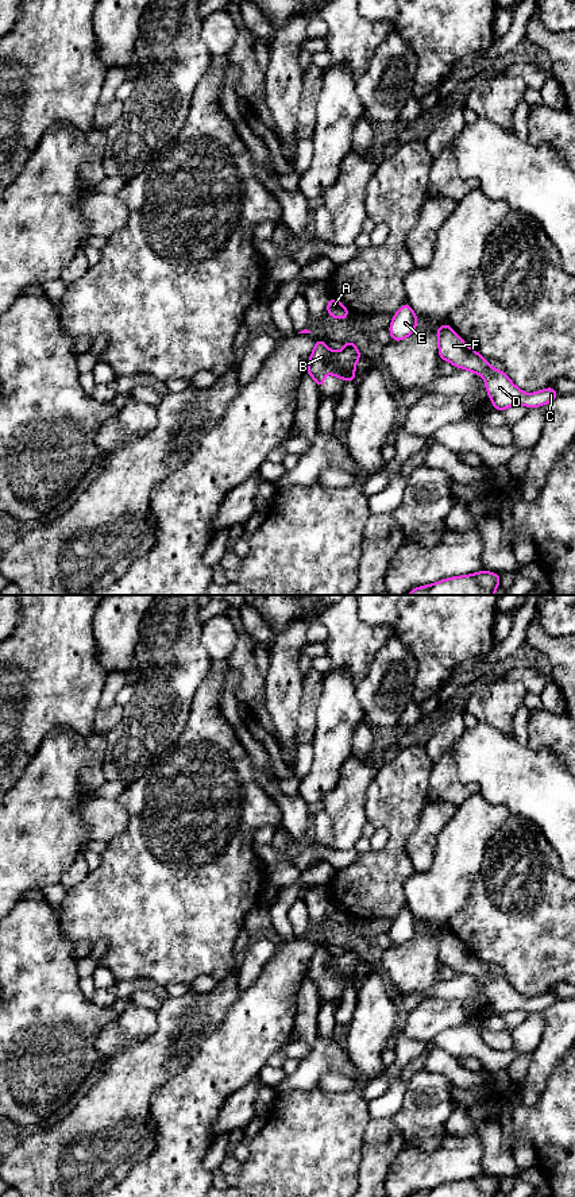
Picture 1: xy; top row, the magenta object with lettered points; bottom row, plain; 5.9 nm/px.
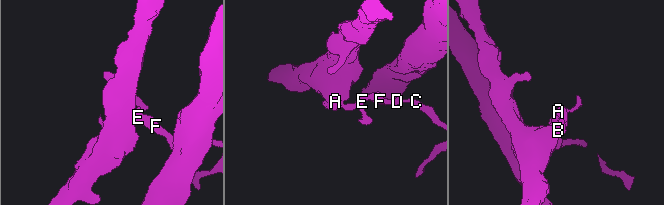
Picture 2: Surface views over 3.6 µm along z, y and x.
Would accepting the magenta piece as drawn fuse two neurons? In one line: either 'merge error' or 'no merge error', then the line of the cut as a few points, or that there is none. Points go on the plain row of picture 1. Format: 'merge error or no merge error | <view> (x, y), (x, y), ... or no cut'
no merge error | no cut

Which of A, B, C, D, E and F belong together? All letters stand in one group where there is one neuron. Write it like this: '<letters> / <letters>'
A B C D E F

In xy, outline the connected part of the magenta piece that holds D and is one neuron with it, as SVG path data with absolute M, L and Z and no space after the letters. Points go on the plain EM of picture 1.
M444 928L437 932L437 949L439 959L441 965L451 966L456 973L463 973L472 976L475 980L482 980L485 982L486 996L495 1015L505 1015L506 1012L514 1009L525 1009L529 1013L547 1009L553 1005L560 999L553 992L547 992L544 995L528 999L521 996L502 974L495 974L490 970L489 965L481 961L475 954L472 954L451 931Z

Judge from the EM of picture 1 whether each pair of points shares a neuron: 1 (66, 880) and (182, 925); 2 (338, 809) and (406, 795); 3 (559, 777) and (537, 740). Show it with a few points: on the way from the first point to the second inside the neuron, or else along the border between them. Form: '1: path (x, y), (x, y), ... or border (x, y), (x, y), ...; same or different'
1: border (89, 871), (81, 880), (68, 888); different
2: border (375, 773), (366, 792), (366, 821); different
3: border (527, 745), (551, 749), (560, 759); different

